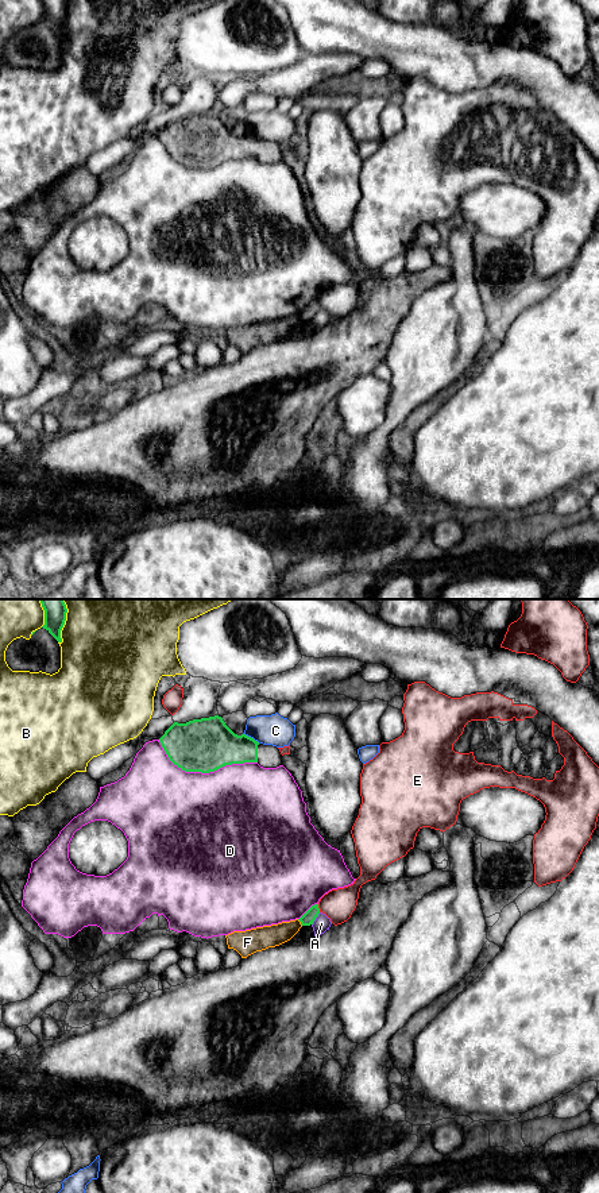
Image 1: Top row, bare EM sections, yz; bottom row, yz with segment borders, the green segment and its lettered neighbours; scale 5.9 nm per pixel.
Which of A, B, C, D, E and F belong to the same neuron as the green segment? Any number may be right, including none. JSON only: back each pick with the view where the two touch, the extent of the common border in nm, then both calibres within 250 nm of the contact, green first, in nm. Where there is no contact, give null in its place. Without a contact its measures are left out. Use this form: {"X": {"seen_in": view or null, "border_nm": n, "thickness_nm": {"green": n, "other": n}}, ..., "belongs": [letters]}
{"belongs": []}

